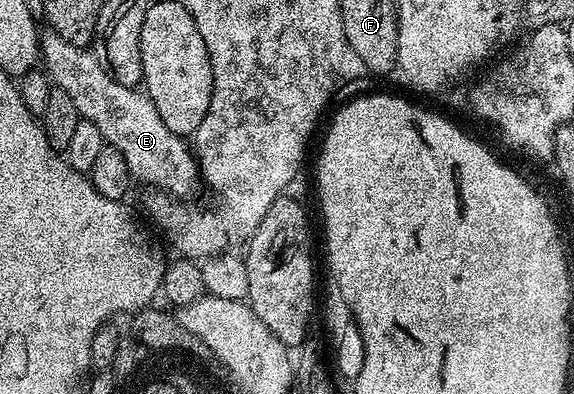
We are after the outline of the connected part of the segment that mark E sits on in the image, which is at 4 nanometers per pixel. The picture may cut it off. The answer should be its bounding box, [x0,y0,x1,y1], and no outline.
[40,30,199,198]

